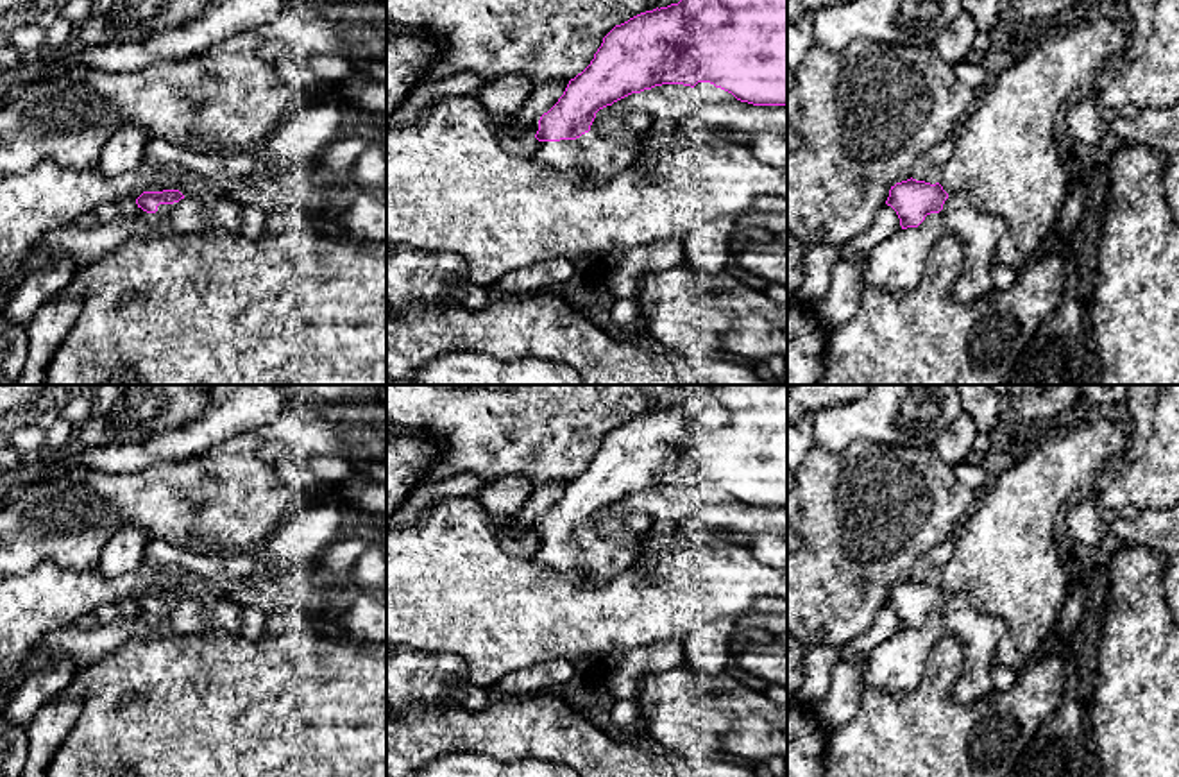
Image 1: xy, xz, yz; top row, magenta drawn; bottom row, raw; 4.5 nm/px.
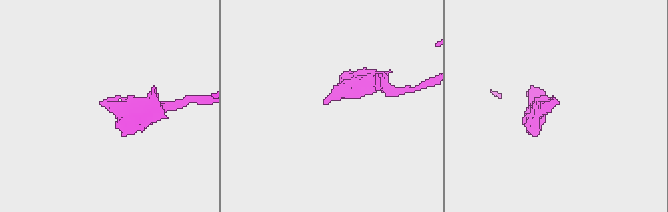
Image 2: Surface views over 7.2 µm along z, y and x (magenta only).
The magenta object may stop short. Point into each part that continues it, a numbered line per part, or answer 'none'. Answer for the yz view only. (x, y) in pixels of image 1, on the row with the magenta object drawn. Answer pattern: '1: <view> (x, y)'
1: yz (981, 233)

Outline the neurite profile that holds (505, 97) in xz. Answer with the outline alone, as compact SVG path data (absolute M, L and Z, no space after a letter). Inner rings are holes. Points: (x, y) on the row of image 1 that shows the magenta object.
M513 72L481 88L476 97L487 115L499 115L506 120L522 109L531 91L530 79L524 73Z

